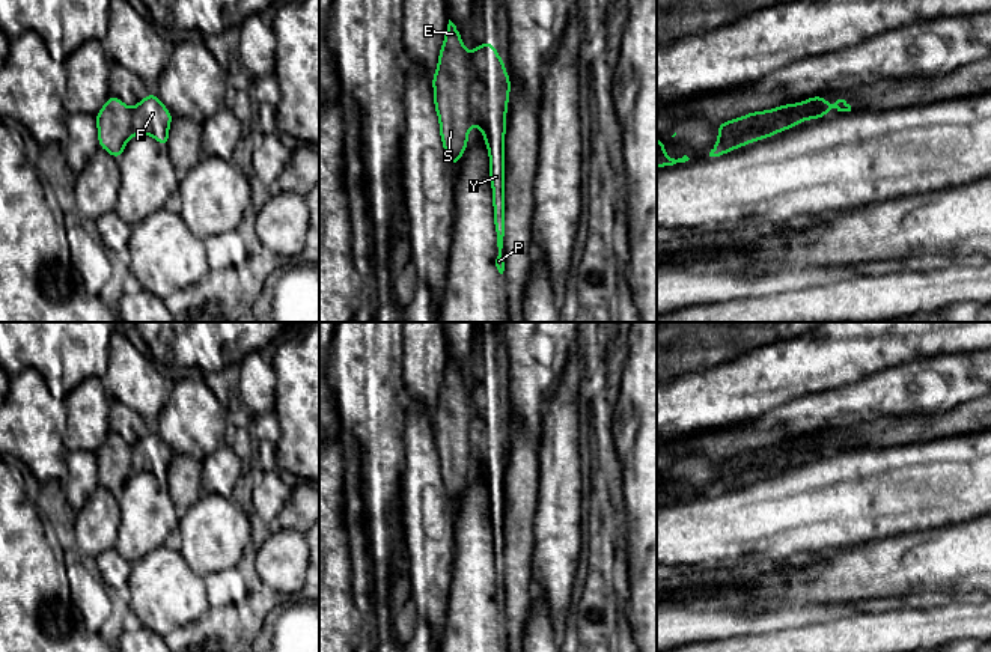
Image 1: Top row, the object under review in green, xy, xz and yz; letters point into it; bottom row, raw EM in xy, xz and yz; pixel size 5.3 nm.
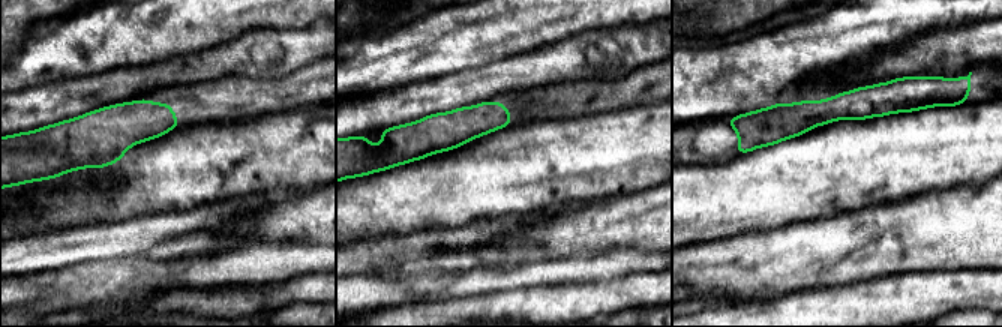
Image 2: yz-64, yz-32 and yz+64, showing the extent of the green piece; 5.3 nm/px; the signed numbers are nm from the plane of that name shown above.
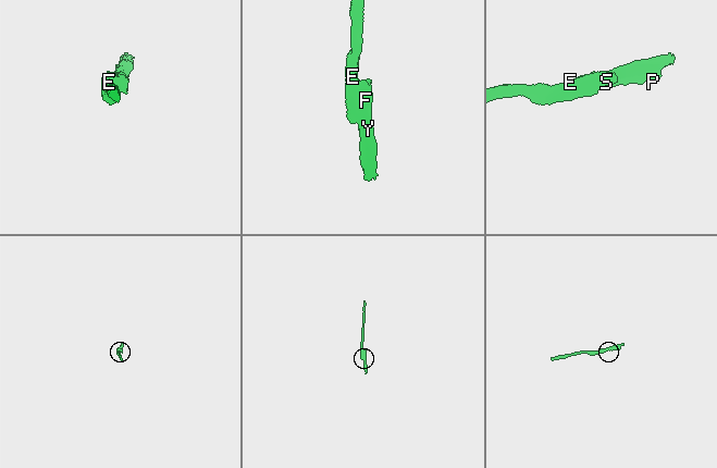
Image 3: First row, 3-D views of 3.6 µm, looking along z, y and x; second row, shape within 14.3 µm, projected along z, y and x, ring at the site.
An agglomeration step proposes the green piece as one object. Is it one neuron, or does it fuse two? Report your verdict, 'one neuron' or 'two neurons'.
two neurons

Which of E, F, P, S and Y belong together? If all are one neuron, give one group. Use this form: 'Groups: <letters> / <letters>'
Groups: E S / F P Y

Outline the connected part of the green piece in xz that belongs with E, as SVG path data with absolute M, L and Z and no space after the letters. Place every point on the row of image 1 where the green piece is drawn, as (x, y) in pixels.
M449 20L438 65L432 78L434 105L440 120L446 161L458 164L473 125L470 110L468 53L456 26Z

